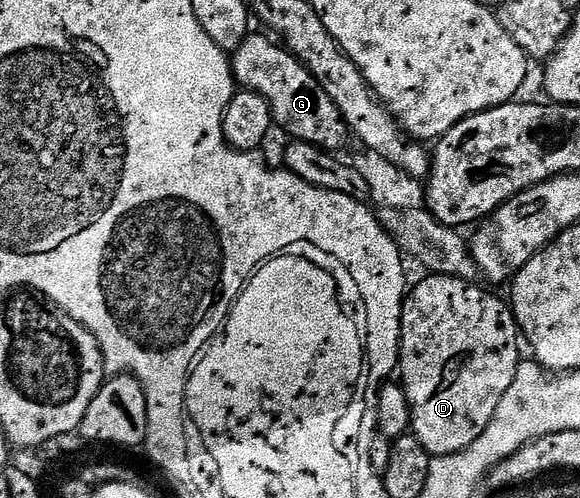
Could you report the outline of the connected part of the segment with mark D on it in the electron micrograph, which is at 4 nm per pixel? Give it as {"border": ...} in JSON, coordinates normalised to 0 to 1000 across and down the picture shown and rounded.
{"border":[[[774,552],[731,556],[717,574],[714,568],[707,576],[695,600],[684,751],[695,757],[691,773],[709,821],[707,869],[747,916],[786,912],[809,900],[809,892],[836,867],[843,843],[850,843],[850,827],[857,827],[857,811],[864,811],[864,795],[878,771],[884,771],[884,755],[891,755],[898,725],[898,665],[879,612],[857,592],[831,582],[826,570]]]}

